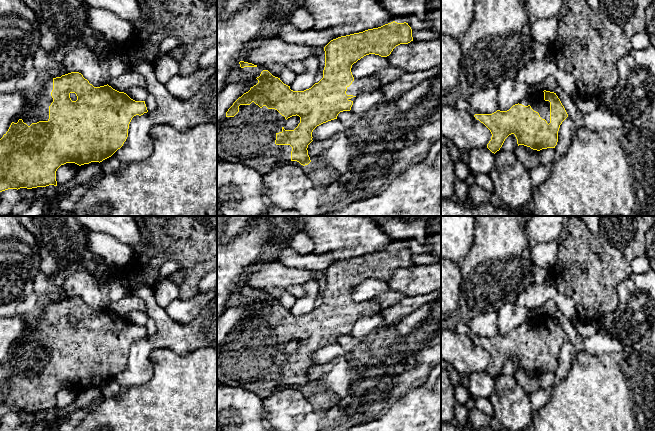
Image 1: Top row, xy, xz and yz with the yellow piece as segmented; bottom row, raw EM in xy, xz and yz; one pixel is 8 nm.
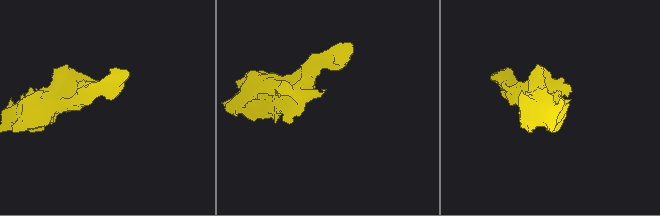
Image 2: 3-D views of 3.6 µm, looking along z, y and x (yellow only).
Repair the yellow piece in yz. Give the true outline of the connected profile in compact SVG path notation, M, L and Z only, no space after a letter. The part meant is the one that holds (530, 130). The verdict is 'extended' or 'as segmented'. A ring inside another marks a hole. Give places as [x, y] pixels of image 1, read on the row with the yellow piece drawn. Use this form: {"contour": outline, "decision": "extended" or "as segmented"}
{"contour": "M544 90L530 92L507 111L474 117L490 130L492 137L487 148L495 154L511 134L515 135L518 146L537 151L555 148L560 125L568 114L556 93Z", "decision": "extended"}

